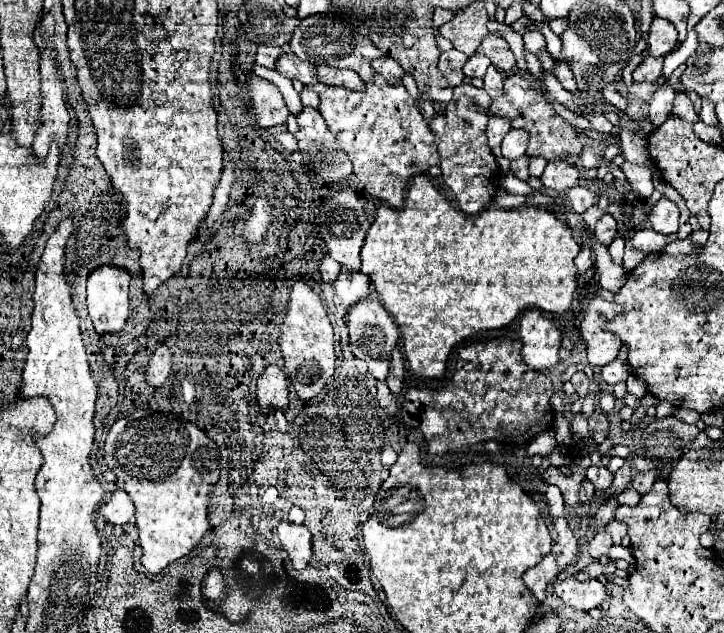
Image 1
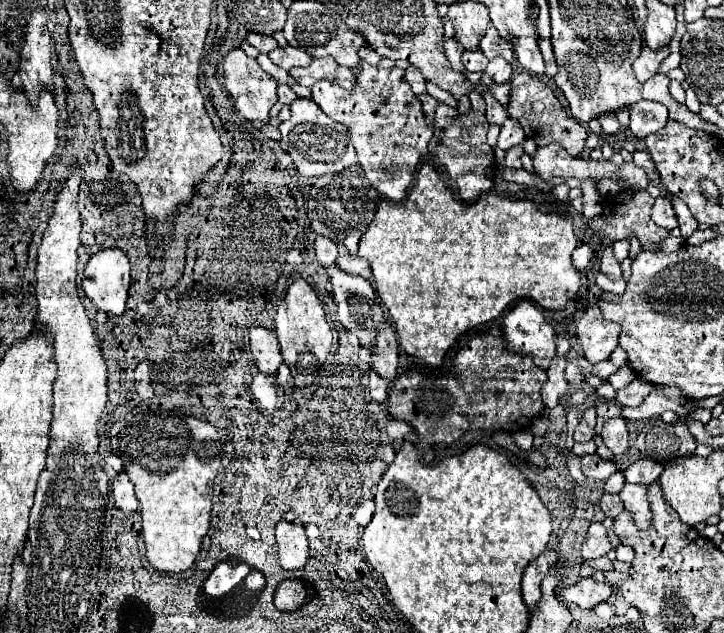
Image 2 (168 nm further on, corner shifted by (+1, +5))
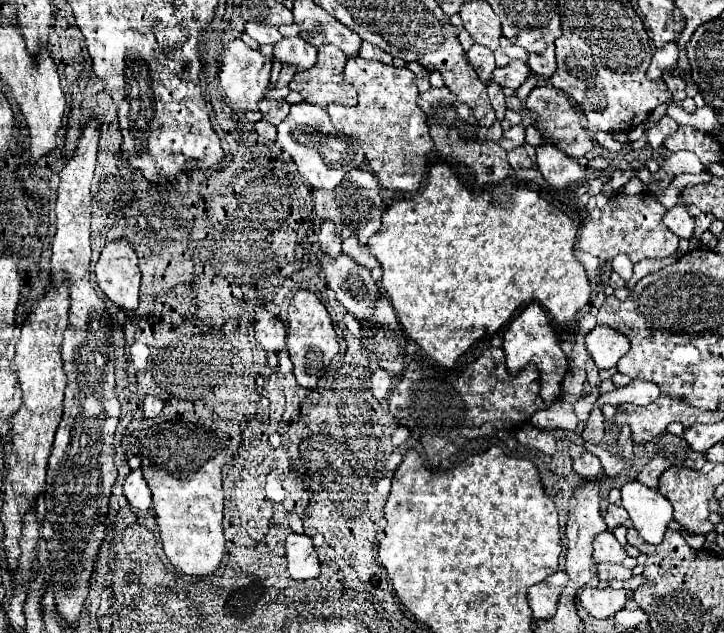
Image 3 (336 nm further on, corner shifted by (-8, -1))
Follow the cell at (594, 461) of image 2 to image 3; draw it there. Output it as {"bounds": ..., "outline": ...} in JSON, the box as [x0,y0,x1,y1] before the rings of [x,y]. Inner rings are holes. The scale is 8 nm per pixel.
{"bounds":[572,451,602,479],"outline":[[[584,451],[578,459],[574,459],[574,461],[572,461],[572,467],[574,467],[574,471],[576,471],[582,479],[594,479],[594,477],[602,471],[600,459],[594,457],[594,455],[588,453],[588,451]]]}

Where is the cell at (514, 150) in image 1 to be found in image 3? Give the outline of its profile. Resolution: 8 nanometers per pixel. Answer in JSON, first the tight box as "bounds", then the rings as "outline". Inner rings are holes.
{"bounds":[500,125,524,151],"outline":[[[516,125],[516,127],[510,127],[508,131],[504,131],[504,135],[500,139],[500,145],[506,151],[512,151],[512,149],[524,145],[524,125]]]}

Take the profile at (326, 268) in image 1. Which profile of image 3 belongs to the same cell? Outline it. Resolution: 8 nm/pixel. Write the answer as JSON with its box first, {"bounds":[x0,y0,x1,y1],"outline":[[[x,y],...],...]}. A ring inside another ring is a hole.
{"bounds":[318,221,342,257],"outline":[[[324,221],[320,235],[318,235],[318,243],[324,251],[328,251],[330,257],[336,257],[342,253],[342,239],[336,235],[336,227],[332,221]]]}

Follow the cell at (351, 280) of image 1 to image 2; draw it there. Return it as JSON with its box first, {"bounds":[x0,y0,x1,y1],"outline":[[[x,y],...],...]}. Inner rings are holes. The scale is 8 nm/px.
{"bounds":[337,245,369,275],"outline":[[[339,245],[339,257],[337,257],[337,267],[349,275],[363,275],[363,271],[369,267],[367,261],[349,255],[345,245]]]}

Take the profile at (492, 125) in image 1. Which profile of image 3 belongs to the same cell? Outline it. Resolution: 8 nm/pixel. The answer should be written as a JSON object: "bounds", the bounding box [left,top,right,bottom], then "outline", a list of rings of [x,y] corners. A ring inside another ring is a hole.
{"bounds":[486,81,506,119],"outline":[[[488,81],[486,87],[488,87],[490,103],[492,103],[494,111],[496,111],[496,119],[504,119],[504,113],[506,113],[506,107],[504,107],[504,91],[494,81]]]}

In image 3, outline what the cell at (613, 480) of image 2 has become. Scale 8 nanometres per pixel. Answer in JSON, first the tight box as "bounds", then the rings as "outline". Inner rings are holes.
{"bounds":[604,505,628,531],"outline":[[[610,505],[606,515],[604,515],[604,521],[608,525],[608,531],[614,531],[616,527],[620,527],[624,521],[628,519],[628,513],[622,509],[622,507],[616,507],[616,505]]]}

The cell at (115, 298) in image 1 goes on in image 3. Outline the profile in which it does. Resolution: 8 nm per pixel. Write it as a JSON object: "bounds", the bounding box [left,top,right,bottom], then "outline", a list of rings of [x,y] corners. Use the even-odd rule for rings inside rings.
{"bounds":[96,239,140,311],"outline":[[[114,239],[106,243],[96,263],[96,279],[114,305],[128,311],[138,307],[140,269],[138,255],[130,241]]]}

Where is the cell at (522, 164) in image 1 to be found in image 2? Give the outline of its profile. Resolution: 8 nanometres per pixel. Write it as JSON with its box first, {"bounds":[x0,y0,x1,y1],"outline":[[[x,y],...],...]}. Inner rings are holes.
{"bounds":[505,147,523,169],"outline":[[[513,147],[511,151],[505,153],[505,165],[511,169],[521,169],[521,155],[523,155],[523,147]]]}

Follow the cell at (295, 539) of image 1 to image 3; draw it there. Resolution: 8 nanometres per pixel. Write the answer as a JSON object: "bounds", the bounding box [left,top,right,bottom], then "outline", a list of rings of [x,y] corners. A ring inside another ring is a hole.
{"bounds":[286,533,320,581],"outline":[[[290,533],[286,537],[286,559],[288,559],[288,573],[296,581],[316,579],[320,575],[320,561],[308,535]]]}

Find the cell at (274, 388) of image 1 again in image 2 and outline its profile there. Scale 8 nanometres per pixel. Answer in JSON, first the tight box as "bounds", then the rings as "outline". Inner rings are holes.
{"bounds":[249,328,282,377],"outline":[[[251,328],[249,340],[257,369],[267,377],[275,377],[282,363],[282,356],[278,338],[273,329]]]}

